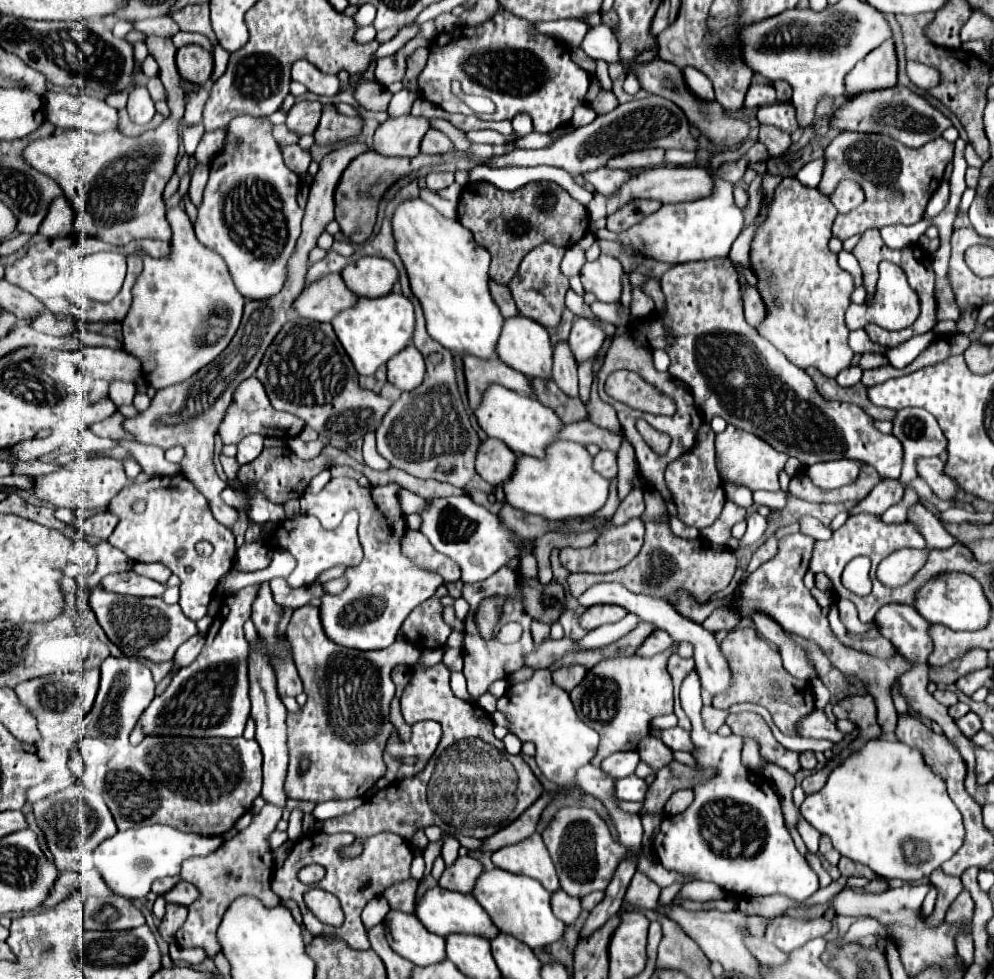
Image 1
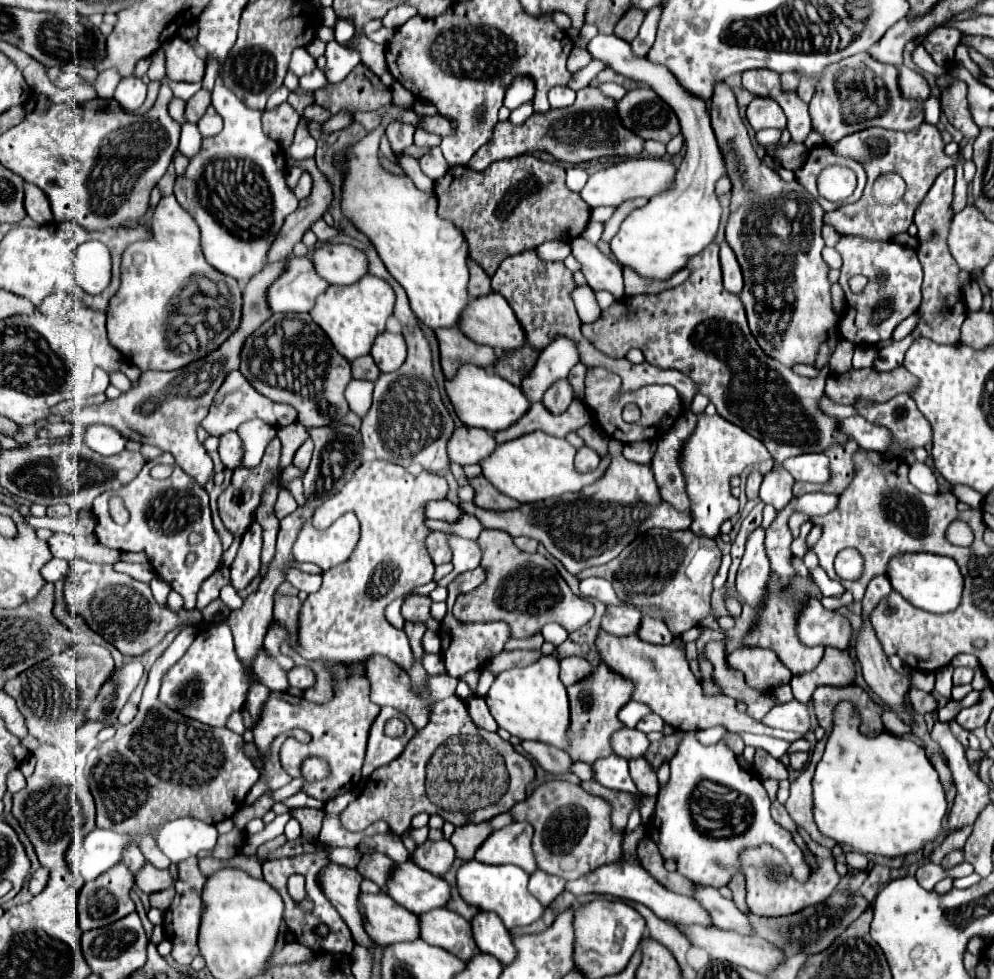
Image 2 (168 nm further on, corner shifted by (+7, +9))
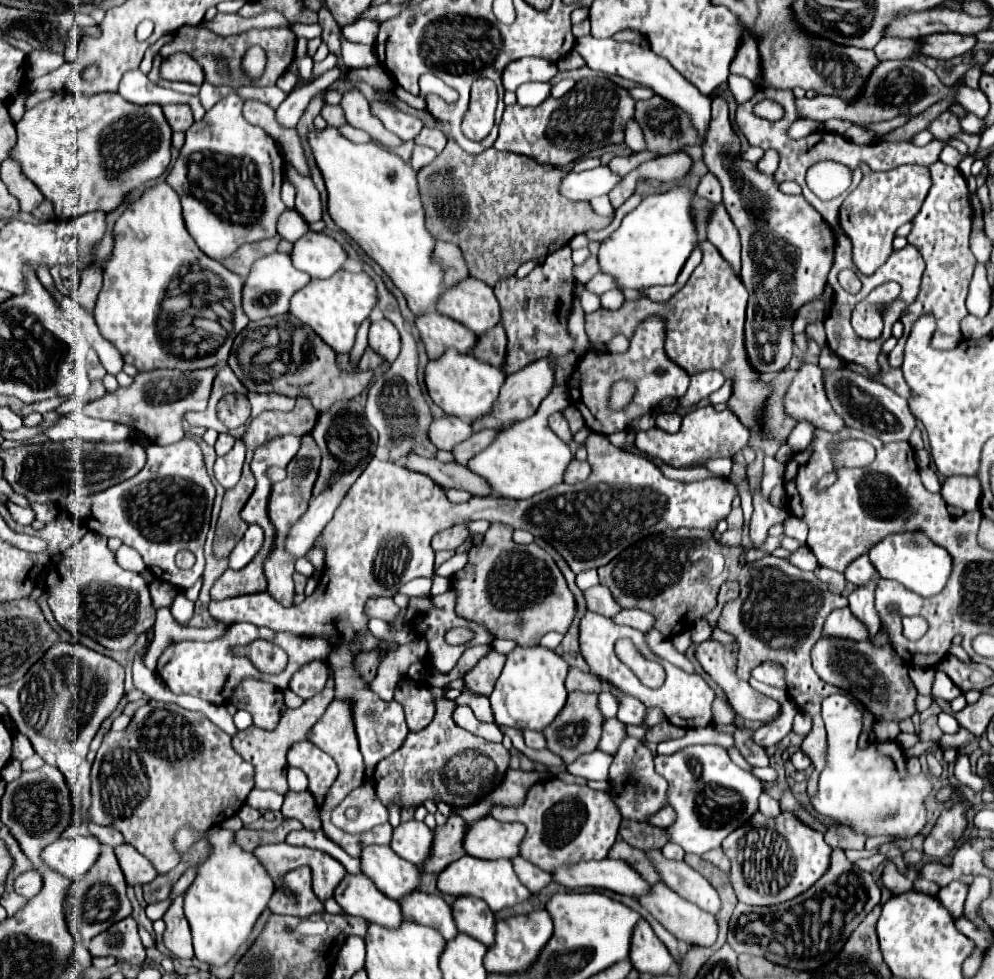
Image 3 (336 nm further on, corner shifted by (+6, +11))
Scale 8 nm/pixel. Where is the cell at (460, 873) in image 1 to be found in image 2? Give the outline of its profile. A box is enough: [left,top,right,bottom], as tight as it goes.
[410,840,454,876]

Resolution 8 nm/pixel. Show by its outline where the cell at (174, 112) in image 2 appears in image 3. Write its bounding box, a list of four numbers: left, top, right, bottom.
[117,70,185,104]

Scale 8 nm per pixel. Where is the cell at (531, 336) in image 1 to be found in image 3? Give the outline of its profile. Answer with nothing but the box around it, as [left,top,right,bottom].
[439,278,501,336]

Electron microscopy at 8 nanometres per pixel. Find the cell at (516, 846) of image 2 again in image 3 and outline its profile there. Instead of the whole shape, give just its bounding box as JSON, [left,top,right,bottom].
[465,816,527,860]

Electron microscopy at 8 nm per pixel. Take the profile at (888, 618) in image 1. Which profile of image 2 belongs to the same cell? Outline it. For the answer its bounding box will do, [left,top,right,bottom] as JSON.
[862,576,892,618]

